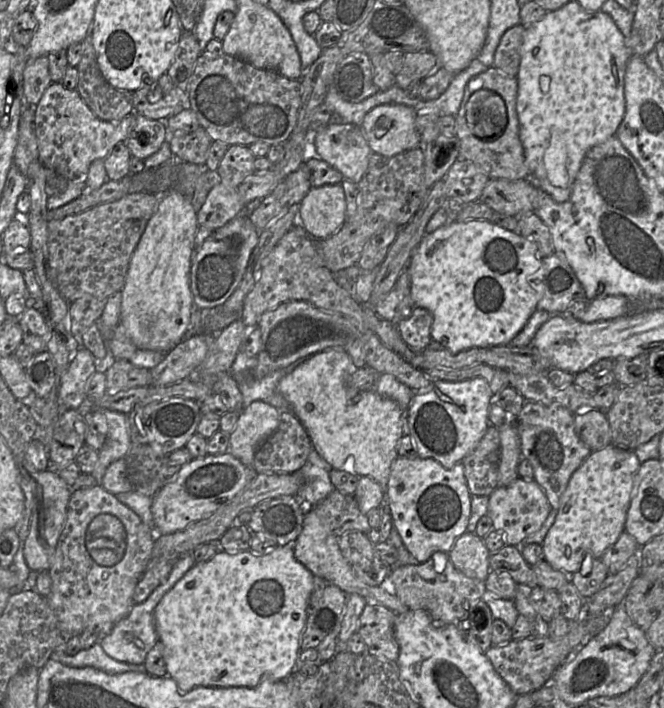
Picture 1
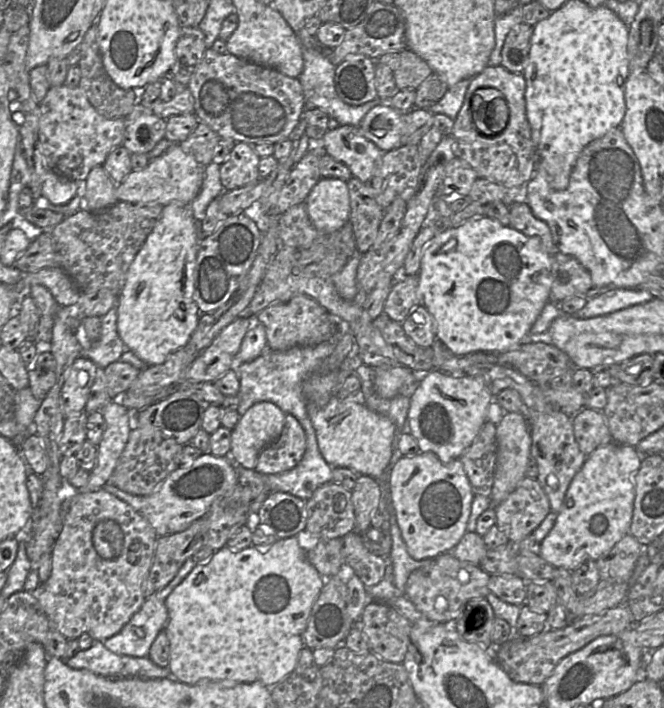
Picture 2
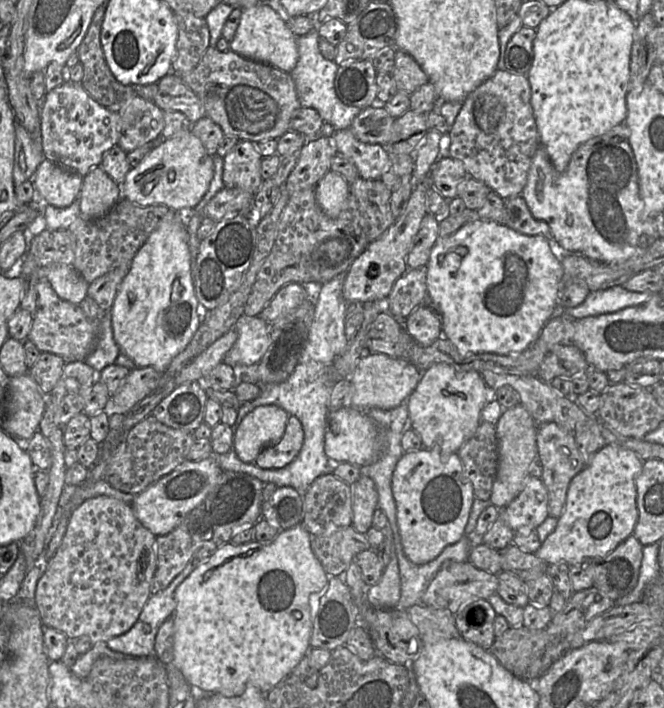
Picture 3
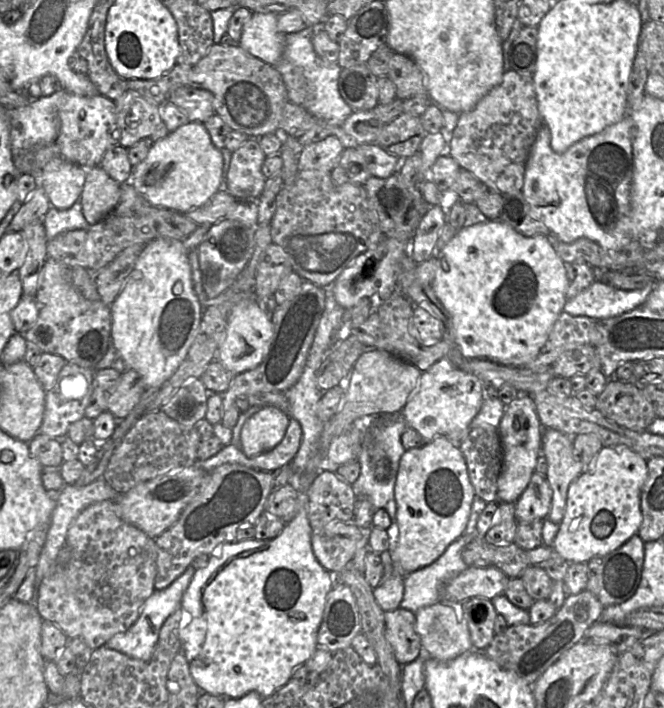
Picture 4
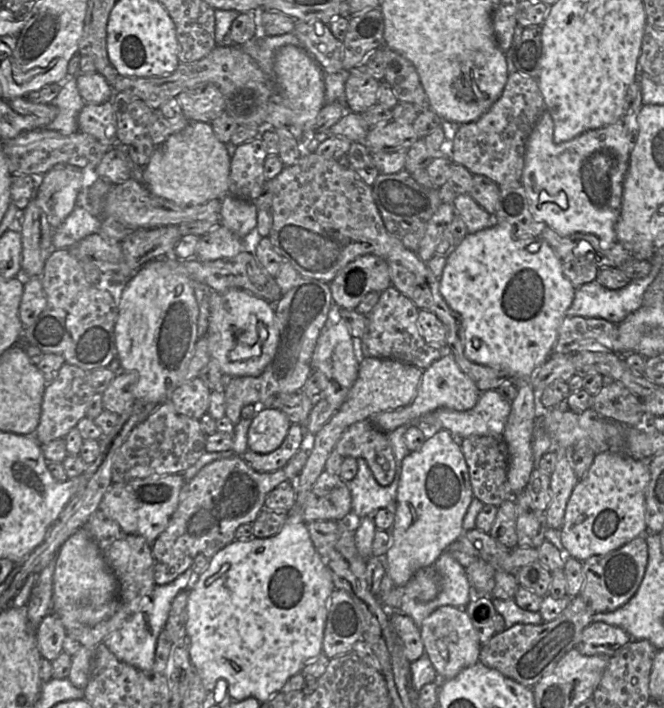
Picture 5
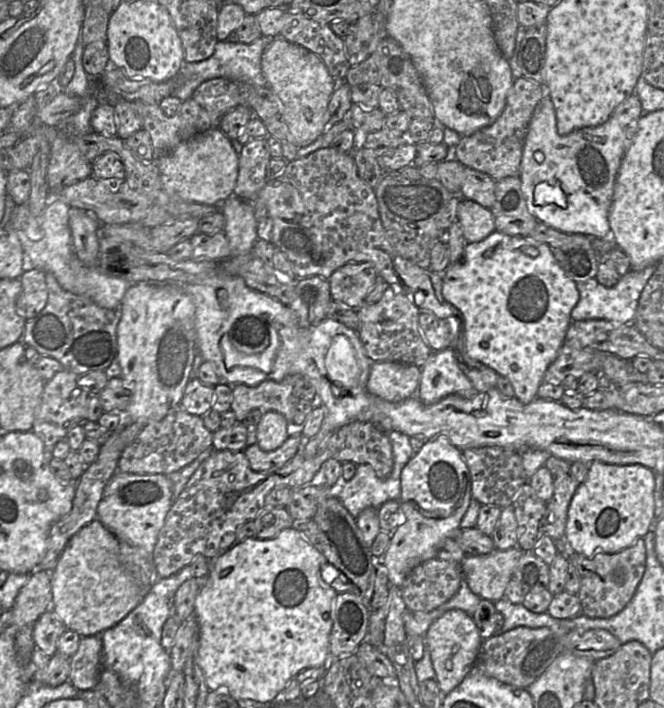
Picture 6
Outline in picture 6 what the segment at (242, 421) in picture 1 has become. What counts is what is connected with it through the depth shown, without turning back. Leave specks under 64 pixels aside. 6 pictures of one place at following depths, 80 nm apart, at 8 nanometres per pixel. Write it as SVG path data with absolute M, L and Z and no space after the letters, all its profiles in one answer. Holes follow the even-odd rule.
M275 411L265 412L256 424L256 444L265 452L274 451L285 442L292 430L291 424L282 414Z

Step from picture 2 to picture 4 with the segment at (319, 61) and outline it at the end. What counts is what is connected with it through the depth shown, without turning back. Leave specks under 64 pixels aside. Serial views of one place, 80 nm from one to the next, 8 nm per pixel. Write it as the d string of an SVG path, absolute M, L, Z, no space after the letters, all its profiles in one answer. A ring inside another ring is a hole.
M306 27L299 32L286 34L285 35L285 49L283 52L283 56L282 56L281 61L275 67L282 75L282 78L283 78L283 81L284 81L284 84L287 90L287 98L290 102L305 108L319 121L322 121L325 124L330 125L336 129L340 129L344 121L354 112L354 110L352 110L352 108L343 100L343 98L341 97L339 93L338 81L339 81L339 76L340 76L340 72L342 68L338 65L337 62L328 62L328 61L323 60L321 57L317 55L317 53L314 50L314 47L312 44L312 37L313 37L313 34L316 28L322 28L322 27Z

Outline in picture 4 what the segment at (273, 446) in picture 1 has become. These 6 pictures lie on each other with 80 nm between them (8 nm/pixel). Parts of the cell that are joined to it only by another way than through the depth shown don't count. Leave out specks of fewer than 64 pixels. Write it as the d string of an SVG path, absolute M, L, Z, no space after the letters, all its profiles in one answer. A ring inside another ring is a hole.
M290 418L282 441L270 451L250 459L254 461L256 470L274 472L289 465L299 450L301 440L301 426L297 420Z

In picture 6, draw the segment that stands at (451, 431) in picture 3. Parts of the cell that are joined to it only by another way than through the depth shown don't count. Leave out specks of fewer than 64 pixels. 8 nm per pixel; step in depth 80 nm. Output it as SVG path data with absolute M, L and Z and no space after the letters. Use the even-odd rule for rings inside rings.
M450 348L433 352L421 367L416 397L425 405L435 404L449 395L471 398L475 393Z

